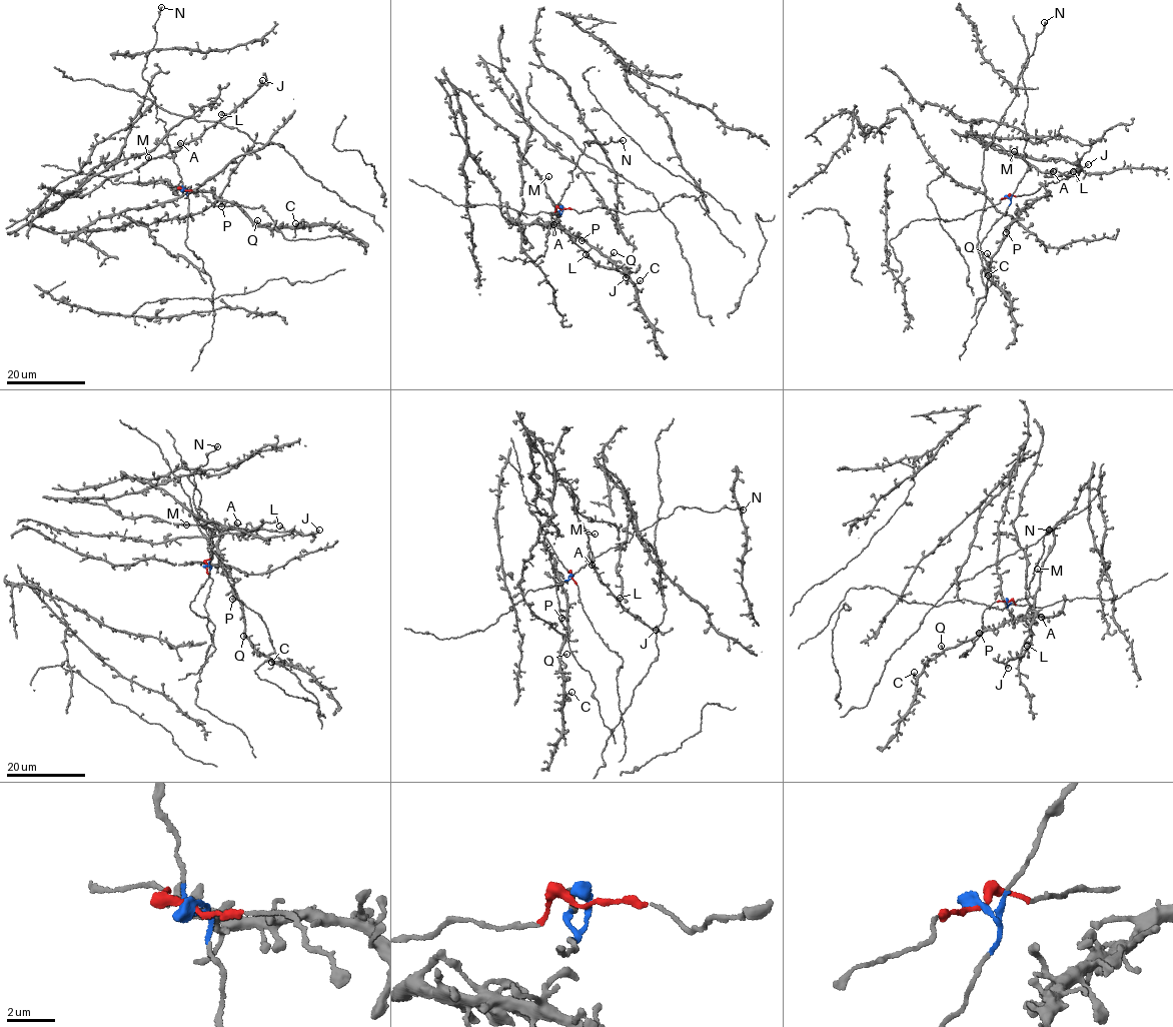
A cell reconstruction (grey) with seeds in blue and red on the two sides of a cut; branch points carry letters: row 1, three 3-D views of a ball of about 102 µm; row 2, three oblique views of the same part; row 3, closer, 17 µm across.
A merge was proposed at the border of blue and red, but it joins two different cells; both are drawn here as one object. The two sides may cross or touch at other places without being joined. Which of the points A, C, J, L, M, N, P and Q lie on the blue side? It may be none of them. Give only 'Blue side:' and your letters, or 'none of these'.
Blue side: A, J, L, M, N

